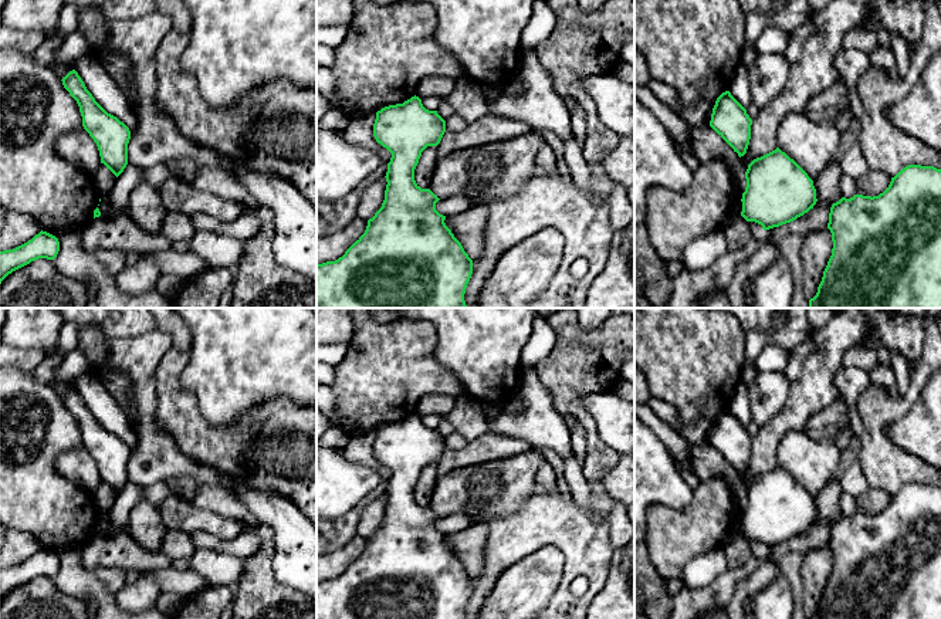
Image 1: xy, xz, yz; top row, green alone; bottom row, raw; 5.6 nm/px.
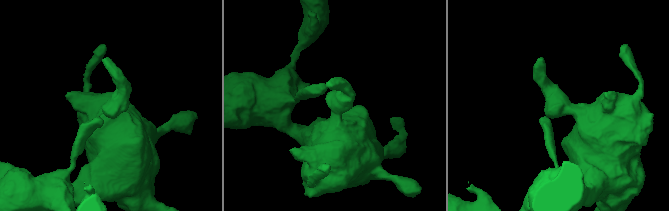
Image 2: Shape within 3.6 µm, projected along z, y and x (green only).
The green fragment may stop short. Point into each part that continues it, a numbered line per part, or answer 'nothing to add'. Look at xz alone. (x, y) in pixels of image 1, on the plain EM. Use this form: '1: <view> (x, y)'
nothing to add

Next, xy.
nothing to add

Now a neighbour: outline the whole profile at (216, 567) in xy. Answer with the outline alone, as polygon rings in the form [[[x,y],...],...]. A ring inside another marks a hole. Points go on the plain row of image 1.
[[[197,549],[189,558],[189,569],[203,575],[209,584],[220,584],[234,588],[244,569],[244,559],[224,552]]]

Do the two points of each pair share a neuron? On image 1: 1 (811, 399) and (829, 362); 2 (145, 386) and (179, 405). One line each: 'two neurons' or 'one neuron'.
1: one neuron
2: two neurons

